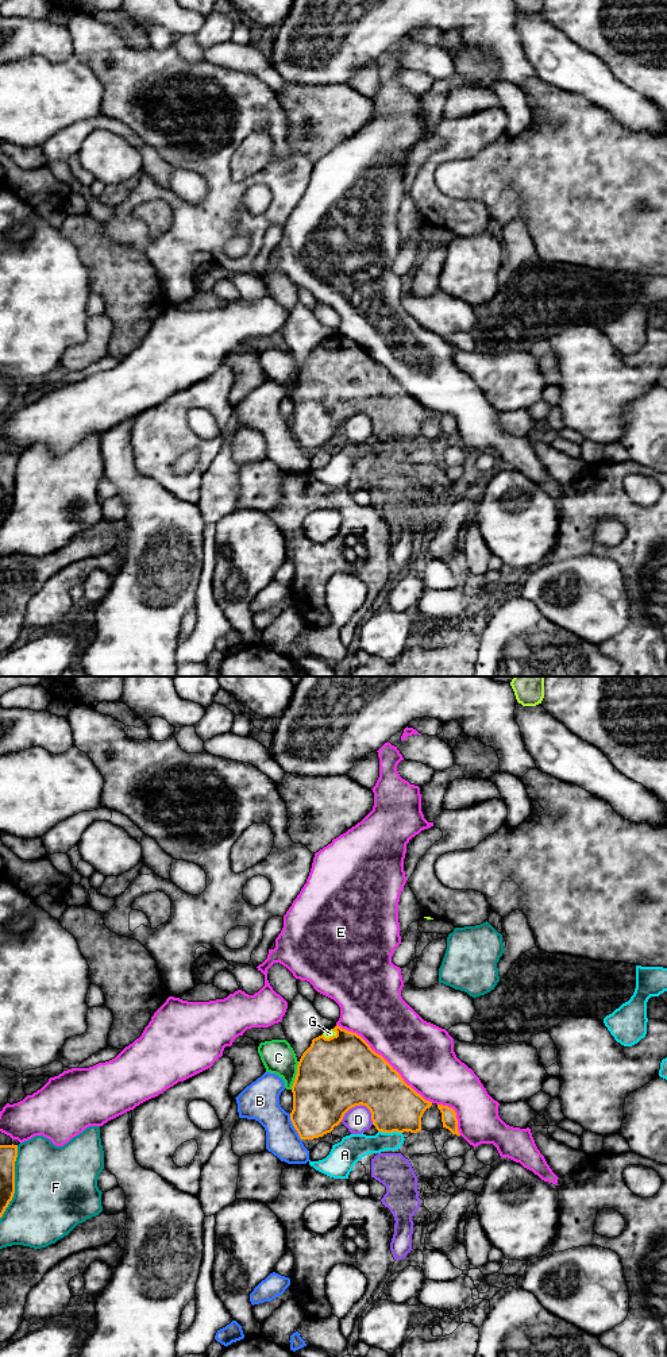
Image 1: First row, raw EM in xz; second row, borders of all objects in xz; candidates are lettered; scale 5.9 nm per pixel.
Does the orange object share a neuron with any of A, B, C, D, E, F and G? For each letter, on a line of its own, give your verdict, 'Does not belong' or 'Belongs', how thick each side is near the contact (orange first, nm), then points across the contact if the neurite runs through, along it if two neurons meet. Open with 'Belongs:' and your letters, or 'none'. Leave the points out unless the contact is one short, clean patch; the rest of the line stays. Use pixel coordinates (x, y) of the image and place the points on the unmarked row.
Belongs: G
A: Does not belong. Thickness 300 nm (orange) against 160 nm
B: Does not belong. Thickness 360 nm (orange) against 200 nm
C: Does not belong. Thickness 440 nm (orange) against 200 nm
D: Does not belong. Thickness 440 nm (orange) against 160 nm. Boundary: xz (340, 430), (350, 417), (363, 413), (369, 419), (373, 432)
E: Does not belong. Thickness 420 nm (orange) against 360 nm
F: Does not belong. Thickness 110 nm (orange) against 480 nm
G: Belongs. Thickness 440 nm (orange) against 50 nm

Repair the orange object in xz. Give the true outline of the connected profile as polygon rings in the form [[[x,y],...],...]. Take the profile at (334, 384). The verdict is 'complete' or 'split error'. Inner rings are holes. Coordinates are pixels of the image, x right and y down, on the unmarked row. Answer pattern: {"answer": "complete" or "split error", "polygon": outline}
{"answer": "split error", "polygon": [[[335,335],[312,348],[302,362],[294,392],[290,429],[301,448],[331,442],[344,423],[355,415],[366,415],[373,433],[382,442],[417,442],[421,425],[432,410],[425,409],[401,383],[356,342]]]}

